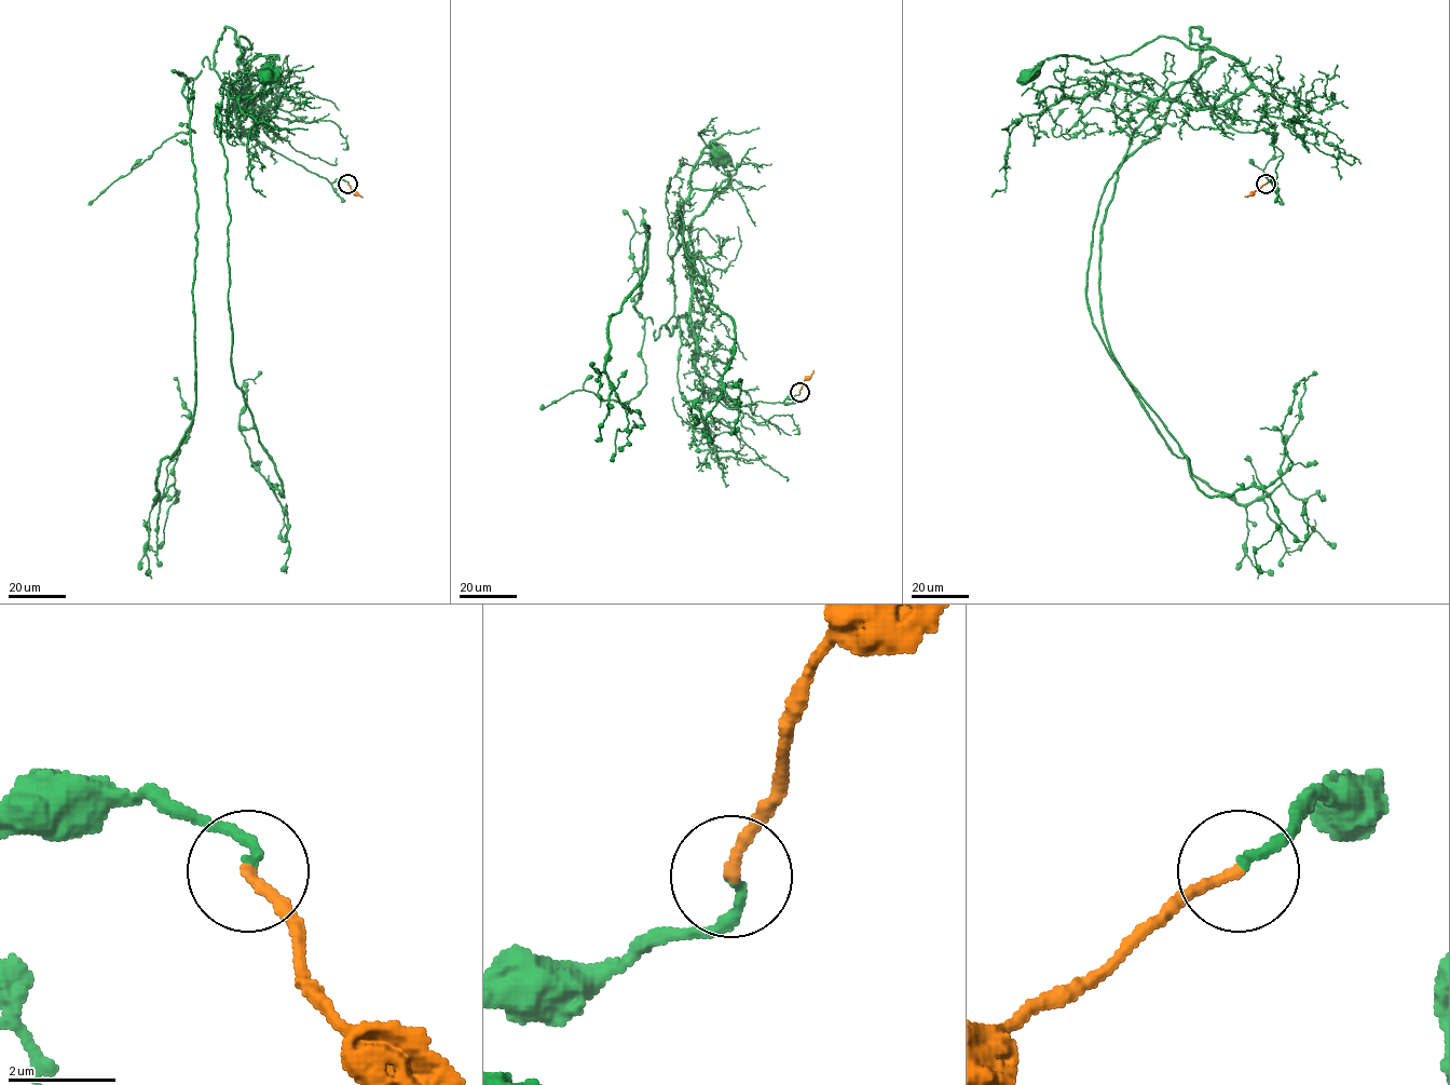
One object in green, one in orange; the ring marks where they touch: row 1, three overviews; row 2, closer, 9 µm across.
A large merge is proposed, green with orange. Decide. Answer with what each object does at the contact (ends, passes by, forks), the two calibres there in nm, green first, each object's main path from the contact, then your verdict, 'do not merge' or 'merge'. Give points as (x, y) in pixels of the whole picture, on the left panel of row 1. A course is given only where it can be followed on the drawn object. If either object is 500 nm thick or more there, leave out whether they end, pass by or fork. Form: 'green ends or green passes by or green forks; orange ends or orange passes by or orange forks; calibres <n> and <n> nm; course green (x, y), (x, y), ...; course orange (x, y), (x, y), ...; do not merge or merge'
green ends; orange ends; calibres 170 and 200 nm; course green (347, 184), (226, 120), (230, 96), (245, 106), (241, 37), (241, 64), (277, 56), (269, 75); course orange (347, 184), (361, 195); merge

